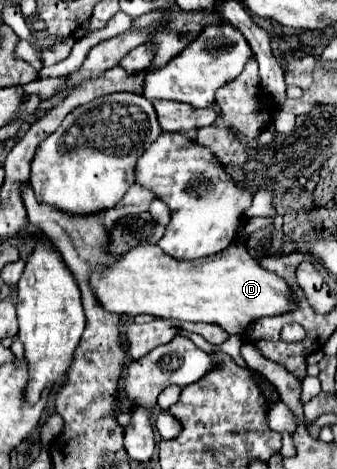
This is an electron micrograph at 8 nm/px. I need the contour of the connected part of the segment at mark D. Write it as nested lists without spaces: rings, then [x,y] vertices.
[[[243,241],[231,243],[221,253],[197,261],[173,261],[157,245],[137,245],[125,255],[121,255],[115,265],[105,269],[105,273],[93,273],[91,285],[99,303],[111,313],[119,313],[119,315],[147,313],[163,319],[215,323],[223,327],[229,335],[239,335],[249,323],[257,321],[259,317],[283,315],[295,309],[295,293],[291,285],[283,277],[277,277],[277,273],[263,269],[259,265],[259,257],[253,255]]]

